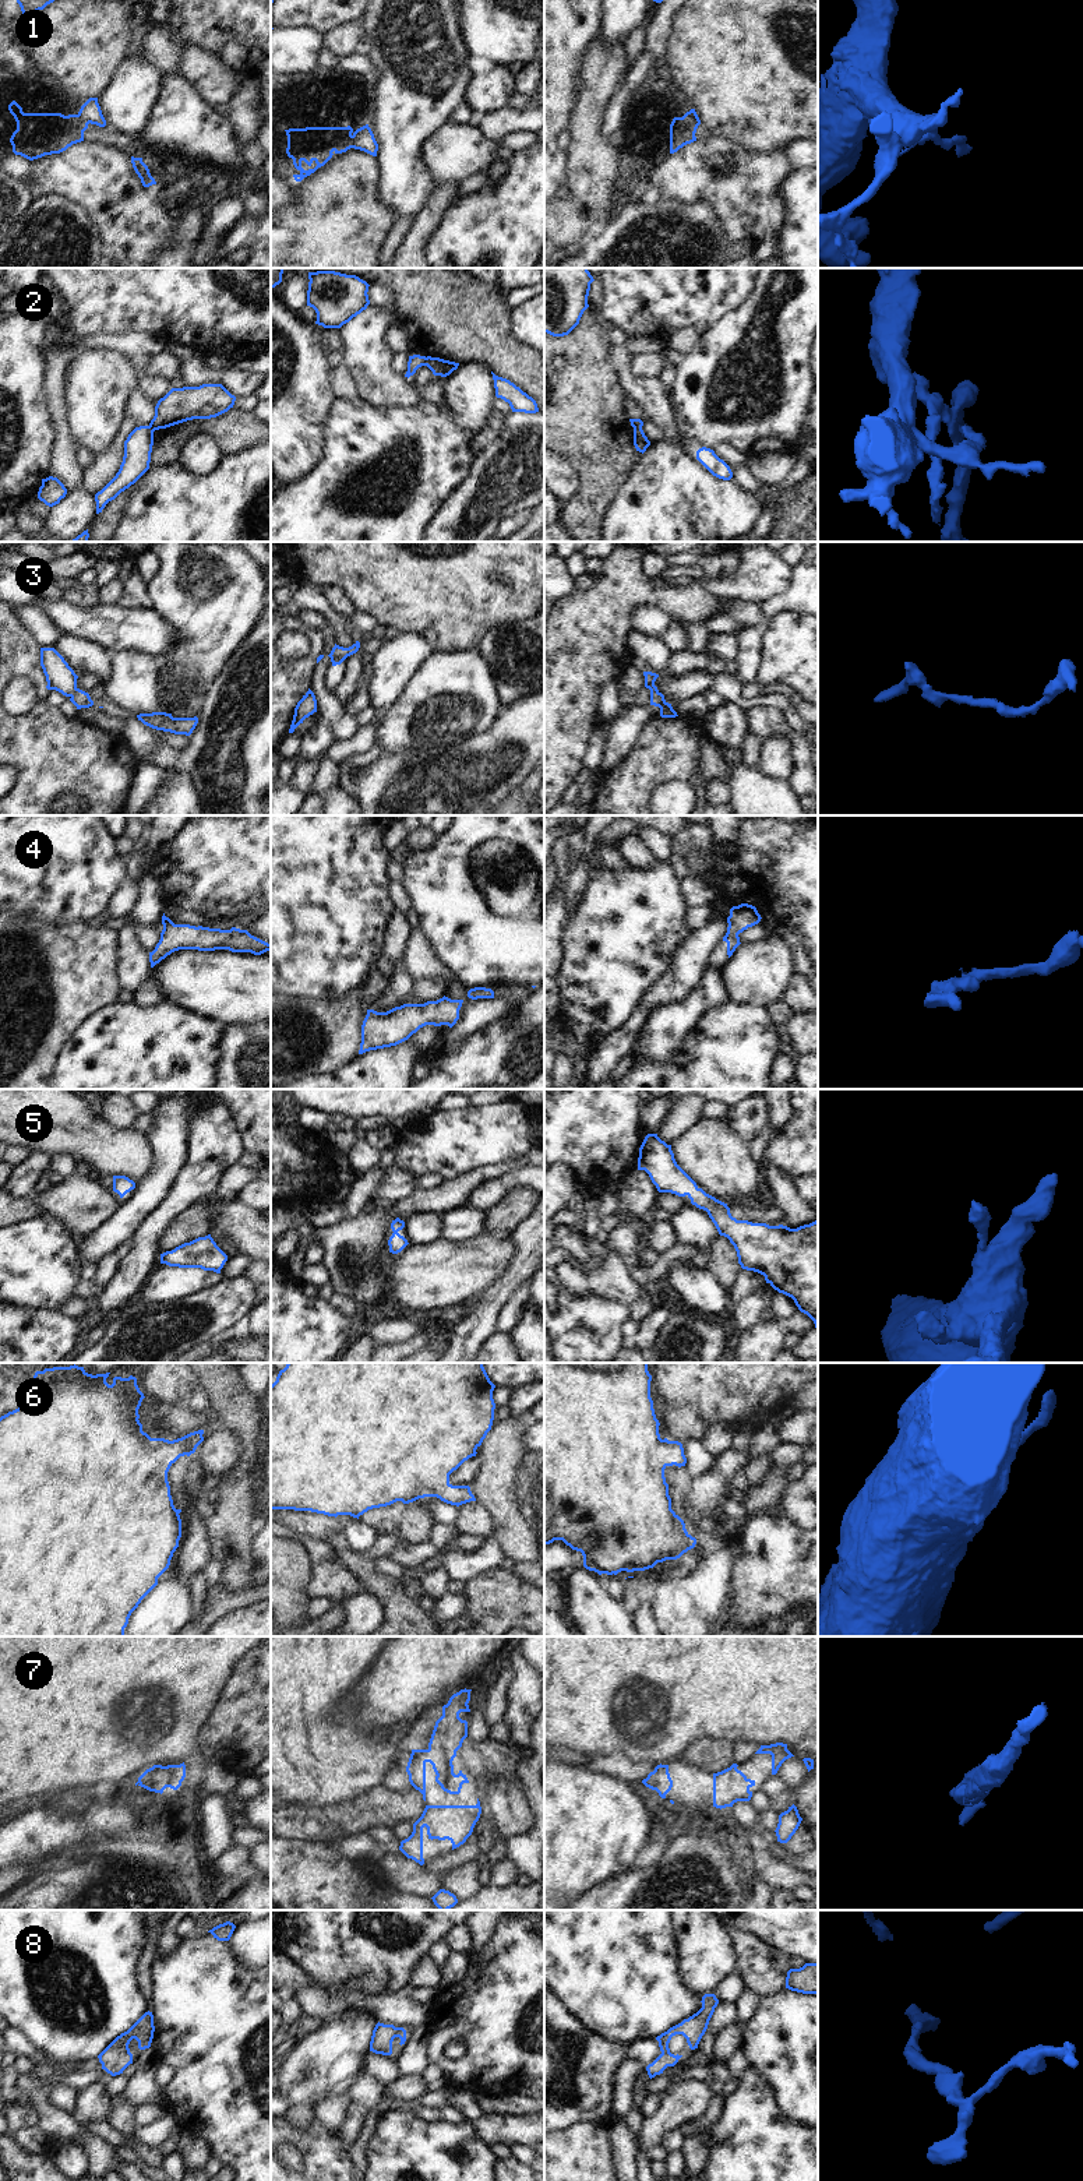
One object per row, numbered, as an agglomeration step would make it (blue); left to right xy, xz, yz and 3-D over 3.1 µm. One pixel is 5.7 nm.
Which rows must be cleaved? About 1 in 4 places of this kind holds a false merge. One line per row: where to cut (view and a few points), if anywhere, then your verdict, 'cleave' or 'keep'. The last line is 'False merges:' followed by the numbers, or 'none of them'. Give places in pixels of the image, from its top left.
1: cut in xy along (77, 115), (88, 123); cleave
2: cut in xz along (424, 358), (426, 365); cleave
3: no cut; keep
4: no cut; keep
5: no cut; keep
6: no cut; keep
7: no cut; keep
8: no cut; keep
False merges: 1, 2

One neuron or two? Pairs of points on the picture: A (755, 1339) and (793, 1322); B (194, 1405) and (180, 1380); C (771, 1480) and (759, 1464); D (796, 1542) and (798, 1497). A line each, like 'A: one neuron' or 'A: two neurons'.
A: one neuron
B: two neurons
C: two neurons
D: two neurons

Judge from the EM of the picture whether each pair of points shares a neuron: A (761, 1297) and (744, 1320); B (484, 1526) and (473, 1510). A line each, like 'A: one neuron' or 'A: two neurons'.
A: one neuron
B: one neuron

